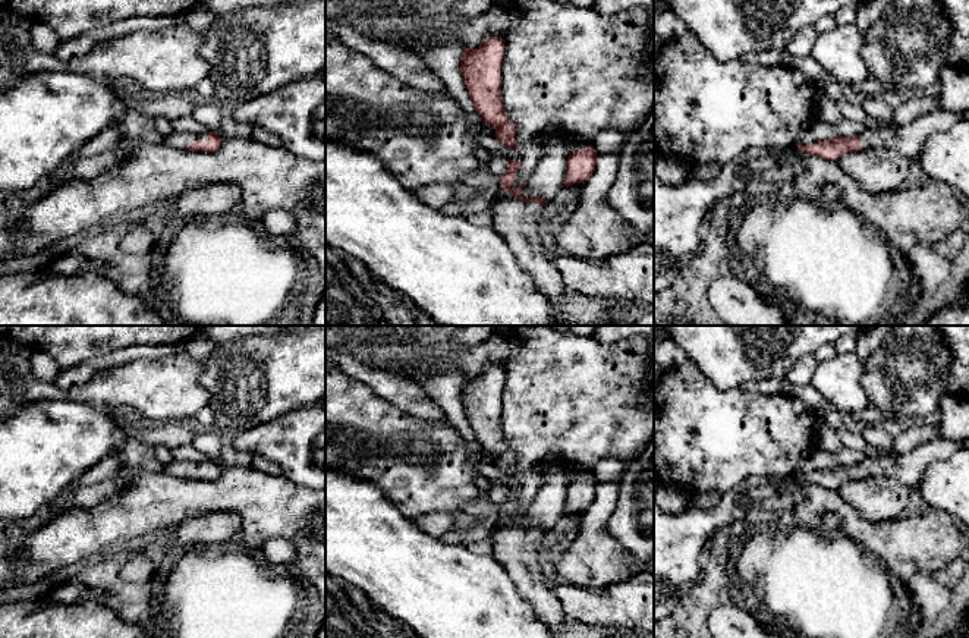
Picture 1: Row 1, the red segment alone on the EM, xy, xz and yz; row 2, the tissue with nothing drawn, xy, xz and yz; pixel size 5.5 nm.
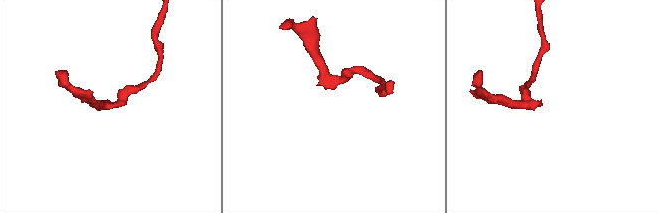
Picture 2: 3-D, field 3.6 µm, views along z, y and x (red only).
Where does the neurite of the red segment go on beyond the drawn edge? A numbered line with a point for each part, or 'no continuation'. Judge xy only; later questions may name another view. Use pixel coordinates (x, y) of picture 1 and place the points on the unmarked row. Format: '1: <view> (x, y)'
1: xy (179, 468)

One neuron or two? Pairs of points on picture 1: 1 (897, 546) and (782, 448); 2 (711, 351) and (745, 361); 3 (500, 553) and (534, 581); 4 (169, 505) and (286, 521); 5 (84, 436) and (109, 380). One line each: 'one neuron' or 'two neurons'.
1: two neurons
2: one neuron
3: one neuron
4: one neuron
5: two neurons

